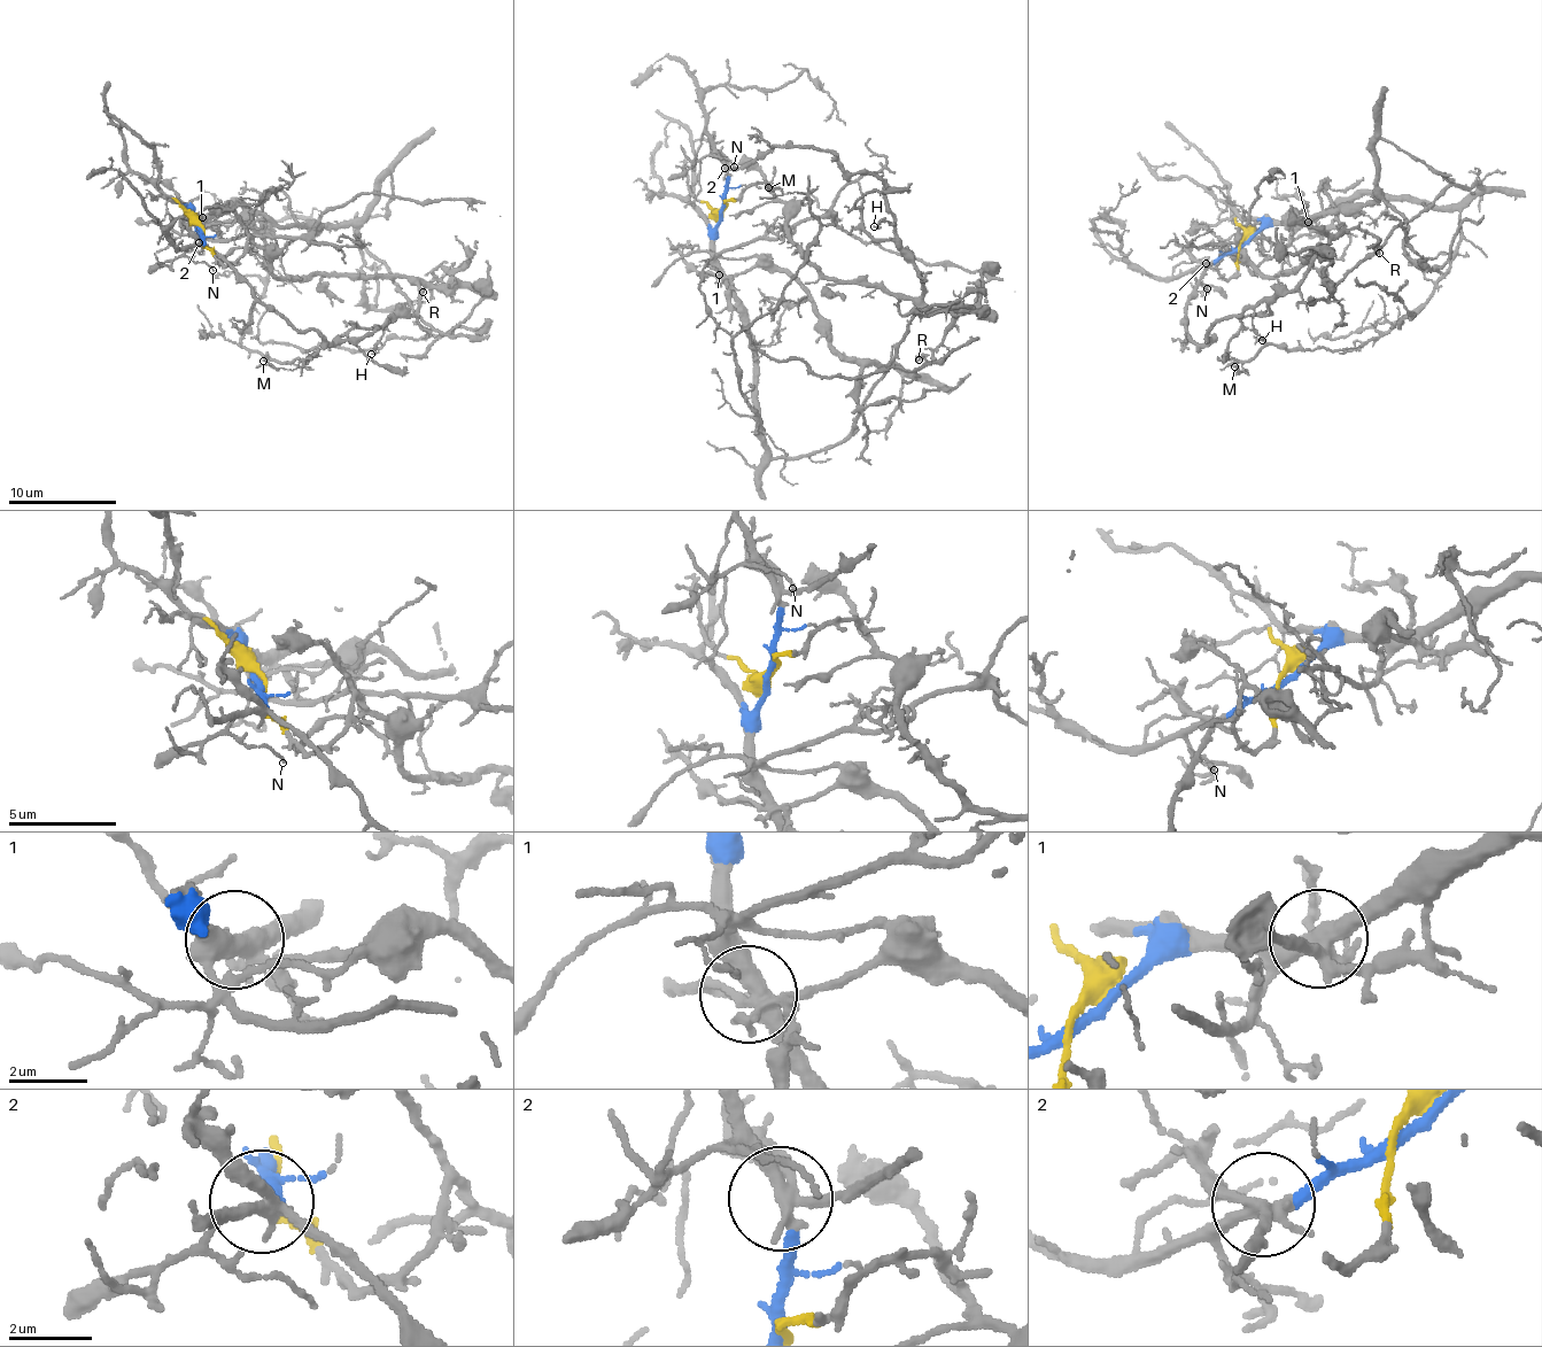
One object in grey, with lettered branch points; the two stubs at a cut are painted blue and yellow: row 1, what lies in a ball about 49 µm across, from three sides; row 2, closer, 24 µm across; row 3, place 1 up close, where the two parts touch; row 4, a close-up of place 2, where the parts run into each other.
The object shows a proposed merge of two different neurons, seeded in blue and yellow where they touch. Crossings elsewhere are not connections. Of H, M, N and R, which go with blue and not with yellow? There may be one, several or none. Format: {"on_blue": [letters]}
{"on_blue": ["M", "N"]}

